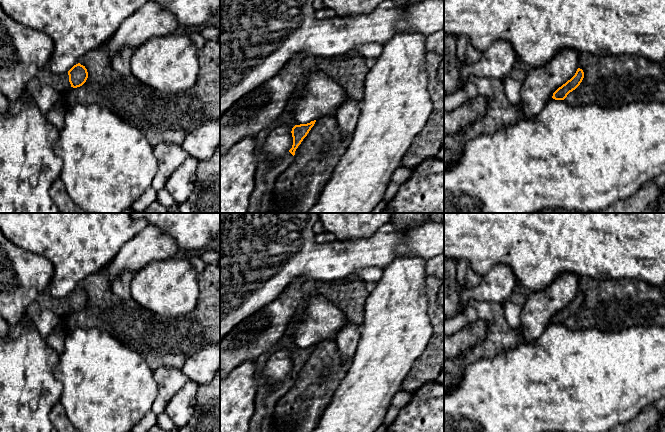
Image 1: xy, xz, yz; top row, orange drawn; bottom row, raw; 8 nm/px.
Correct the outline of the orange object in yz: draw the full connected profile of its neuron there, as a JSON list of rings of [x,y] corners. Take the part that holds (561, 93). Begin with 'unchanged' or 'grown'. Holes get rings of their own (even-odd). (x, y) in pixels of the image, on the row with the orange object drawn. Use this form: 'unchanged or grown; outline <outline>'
unchanged; outline [[[578,68],[575,75],[553,93],[552,98],[555,100],[564,100],[570,92],[580,85],[583,78],[584,72]]]

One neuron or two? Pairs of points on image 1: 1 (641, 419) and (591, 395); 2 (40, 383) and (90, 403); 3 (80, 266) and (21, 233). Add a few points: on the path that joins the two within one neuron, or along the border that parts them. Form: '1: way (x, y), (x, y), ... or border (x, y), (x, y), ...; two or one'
1: border (651, 403), (628, 421); two
2: border (53, 369), (54, 376), (62, 386), (60, 401); two
3: way (65, 251), (47, 233), (36, 233); one

